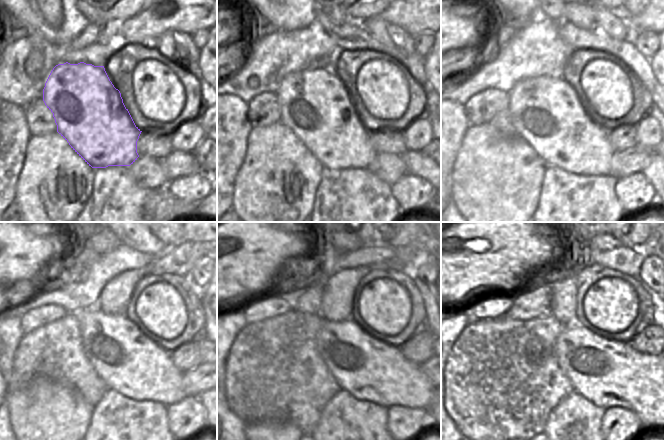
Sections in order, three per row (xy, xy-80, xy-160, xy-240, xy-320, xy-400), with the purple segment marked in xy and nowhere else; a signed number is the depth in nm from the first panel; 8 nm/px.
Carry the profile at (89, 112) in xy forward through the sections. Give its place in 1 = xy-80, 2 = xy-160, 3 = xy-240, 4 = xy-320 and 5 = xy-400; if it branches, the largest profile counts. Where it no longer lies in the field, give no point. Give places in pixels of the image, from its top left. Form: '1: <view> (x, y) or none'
1: xy-80 (316, 105)
2: xy-160 (547, 114)
3: xy-240 (129, 363)
4: xy-320 (369, 369)
5: xy-400 (609, 373)

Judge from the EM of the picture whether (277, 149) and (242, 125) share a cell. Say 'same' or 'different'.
different

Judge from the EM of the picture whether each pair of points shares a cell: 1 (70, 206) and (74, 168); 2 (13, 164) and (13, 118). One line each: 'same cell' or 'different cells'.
1: same cell
2: same cell

